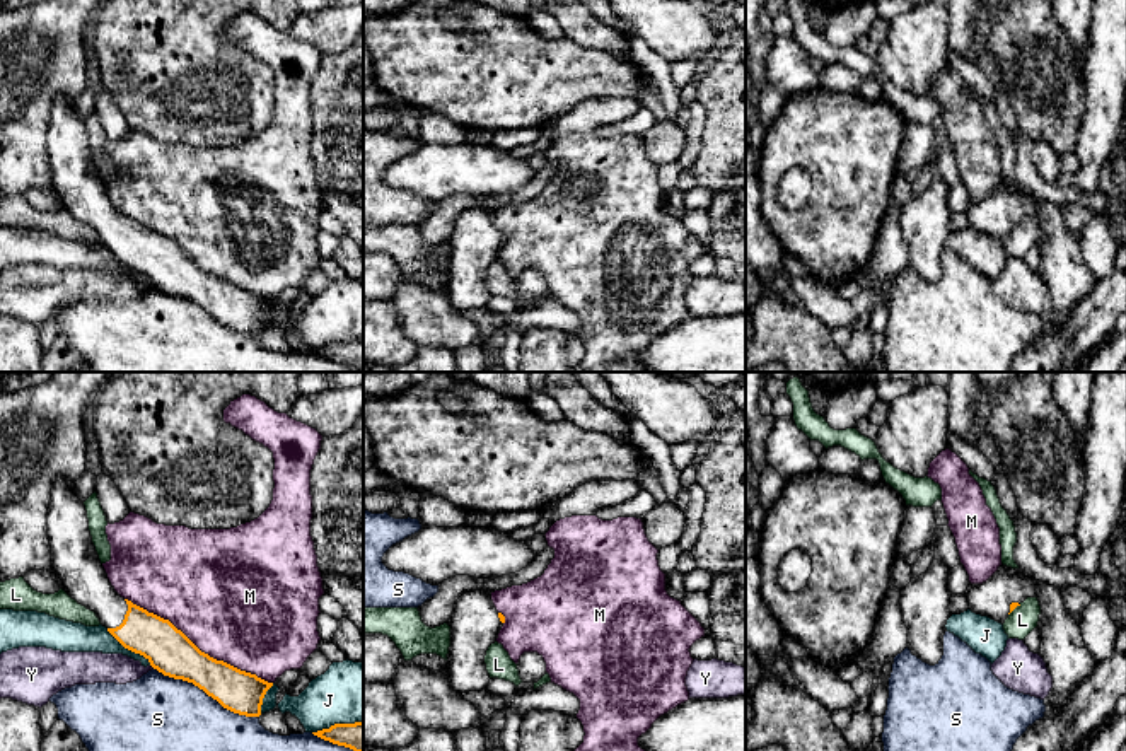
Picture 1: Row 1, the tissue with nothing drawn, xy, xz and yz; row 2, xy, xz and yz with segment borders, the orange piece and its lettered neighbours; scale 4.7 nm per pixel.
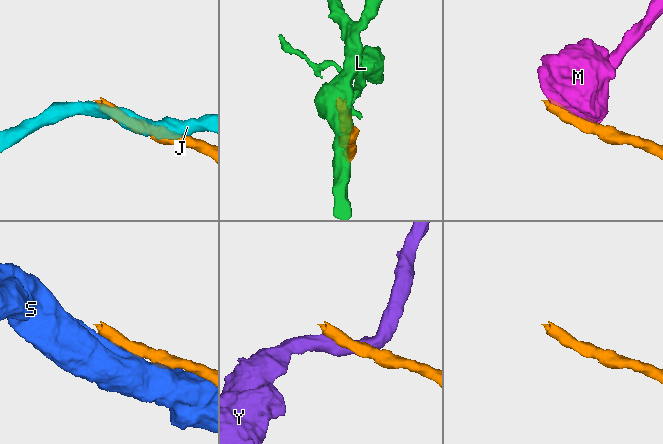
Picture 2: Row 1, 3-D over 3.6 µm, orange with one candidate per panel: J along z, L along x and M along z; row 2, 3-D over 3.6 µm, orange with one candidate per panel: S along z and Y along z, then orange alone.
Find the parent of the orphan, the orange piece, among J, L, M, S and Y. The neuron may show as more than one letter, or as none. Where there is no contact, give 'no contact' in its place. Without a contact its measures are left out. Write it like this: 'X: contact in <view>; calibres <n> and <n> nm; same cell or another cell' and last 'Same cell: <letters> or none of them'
J: contact in xy; calibres 220 and 140 nm; another cell
L: contact in yz; calibres 30 and 140 nm; another cell
M: contact in xy; calibres 220 and 500 nm; another cell
S: contact in xy; calibres 200 and 360 nm; another cell
Y: contact in xy; calibres 220 and 140 nm; another cell
Same cell: none of them

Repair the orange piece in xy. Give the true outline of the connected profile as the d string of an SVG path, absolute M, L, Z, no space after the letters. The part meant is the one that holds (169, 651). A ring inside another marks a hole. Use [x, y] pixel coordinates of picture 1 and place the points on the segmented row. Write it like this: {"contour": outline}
{"contour": "M60 480L53 483L48 509L48 538L51 544L51 570L58 579L60 589L78 604L94 611L101 625L125 649L143 655L164 676L193 683L234 713L246 717L261 715L263 698L273 683L210 657L169 620L148 613L114 591L92 543L85 505L78 498L75 483L72 481Z"}

